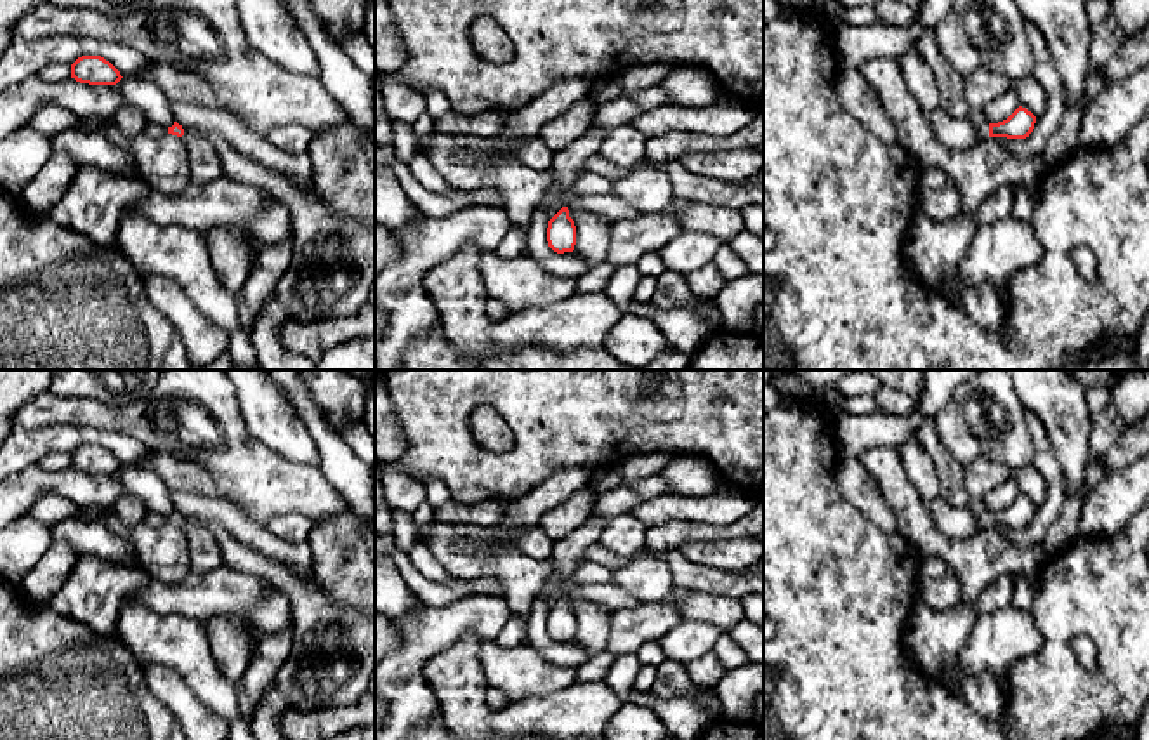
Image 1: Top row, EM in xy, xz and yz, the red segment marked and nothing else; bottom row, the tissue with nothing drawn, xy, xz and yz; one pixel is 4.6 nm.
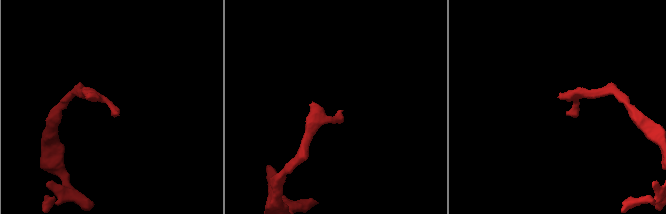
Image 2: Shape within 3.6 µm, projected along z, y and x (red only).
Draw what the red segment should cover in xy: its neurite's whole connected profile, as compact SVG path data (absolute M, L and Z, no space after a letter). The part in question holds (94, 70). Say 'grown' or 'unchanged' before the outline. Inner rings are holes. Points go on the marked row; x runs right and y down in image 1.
unchanged | M82 56L71 64L71 78L89 85L116 85L123 76L101 56Z

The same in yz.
grown | M1019 106L1007 120L998 123L988 123L977 127L977 137L974 144L986 141L989 137L1007 137L1007 139L1026 139L1033 132L1036 116L1026 108Z

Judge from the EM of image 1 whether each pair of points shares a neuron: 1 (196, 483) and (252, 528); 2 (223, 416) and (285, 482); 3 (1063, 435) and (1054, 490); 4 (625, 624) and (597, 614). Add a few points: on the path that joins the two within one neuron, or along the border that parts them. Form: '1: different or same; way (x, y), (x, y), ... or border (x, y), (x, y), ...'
1: different; border (172, 492), (196, 492), (223, 499)
2: same; way (233, 433), (268, 471)
3: different; border (1042, 422), (1068, 494)
4: different; border (613, 610), (606, 648)

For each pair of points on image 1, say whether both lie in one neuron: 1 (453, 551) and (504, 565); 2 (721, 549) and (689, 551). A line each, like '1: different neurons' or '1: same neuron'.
1: same neuron
2: same neuron

